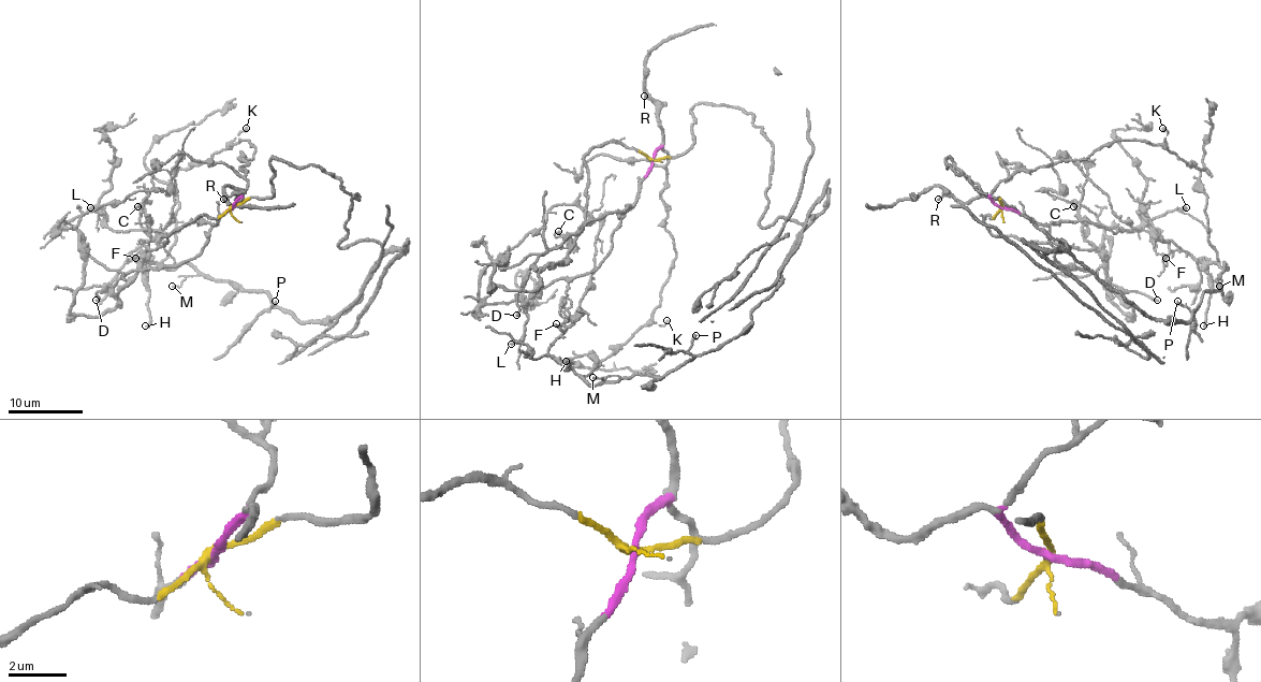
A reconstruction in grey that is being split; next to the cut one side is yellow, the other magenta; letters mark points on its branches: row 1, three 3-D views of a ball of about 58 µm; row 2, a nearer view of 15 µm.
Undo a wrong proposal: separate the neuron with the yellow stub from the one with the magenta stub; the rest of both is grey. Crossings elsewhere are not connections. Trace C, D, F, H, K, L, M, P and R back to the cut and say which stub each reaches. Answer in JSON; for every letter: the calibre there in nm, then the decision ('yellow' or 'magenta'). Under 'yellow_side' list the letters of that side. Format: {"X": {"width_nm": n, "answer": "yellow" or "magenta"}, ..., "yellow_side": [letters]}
{"C": {"width_nm": 120, "answer": "yellow"}, "D": {"width_nm": 170, "answer": "magenta"}, "F": {"width_nm": 120, "answer": "yellow"}, "H": {"width_nm": 190, "answer": "yellow"}, "K": {"width_nm": 140, "answer": "magenta"}, "L": {"width_nm": 190, "answer": "magenta"}, "M": {"width_nm": 120, "answer": "yellow"}, "P": {"width_nm": 160, "answer": "yellow"}, "R": {"width_nm": 100, "answer": "magenta"}, "yellow_side": ["C", "F", "H", "M", "P"]}

